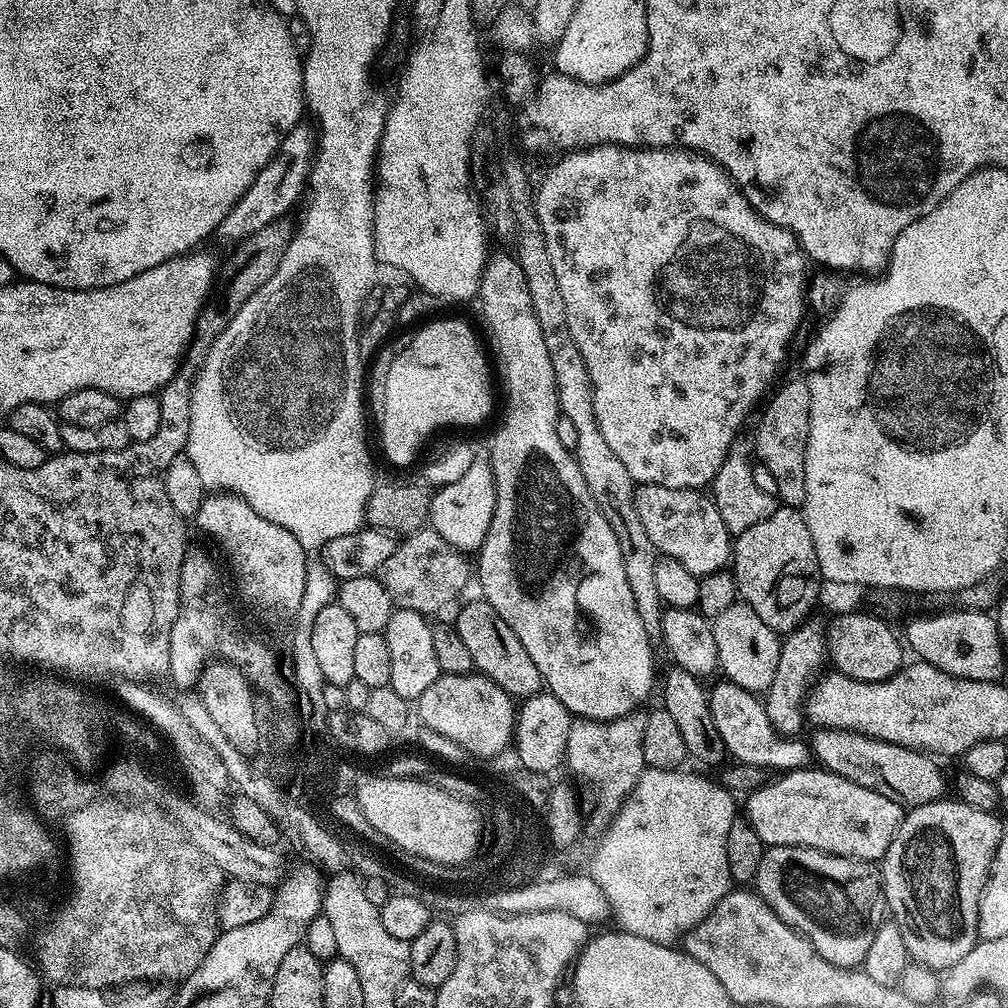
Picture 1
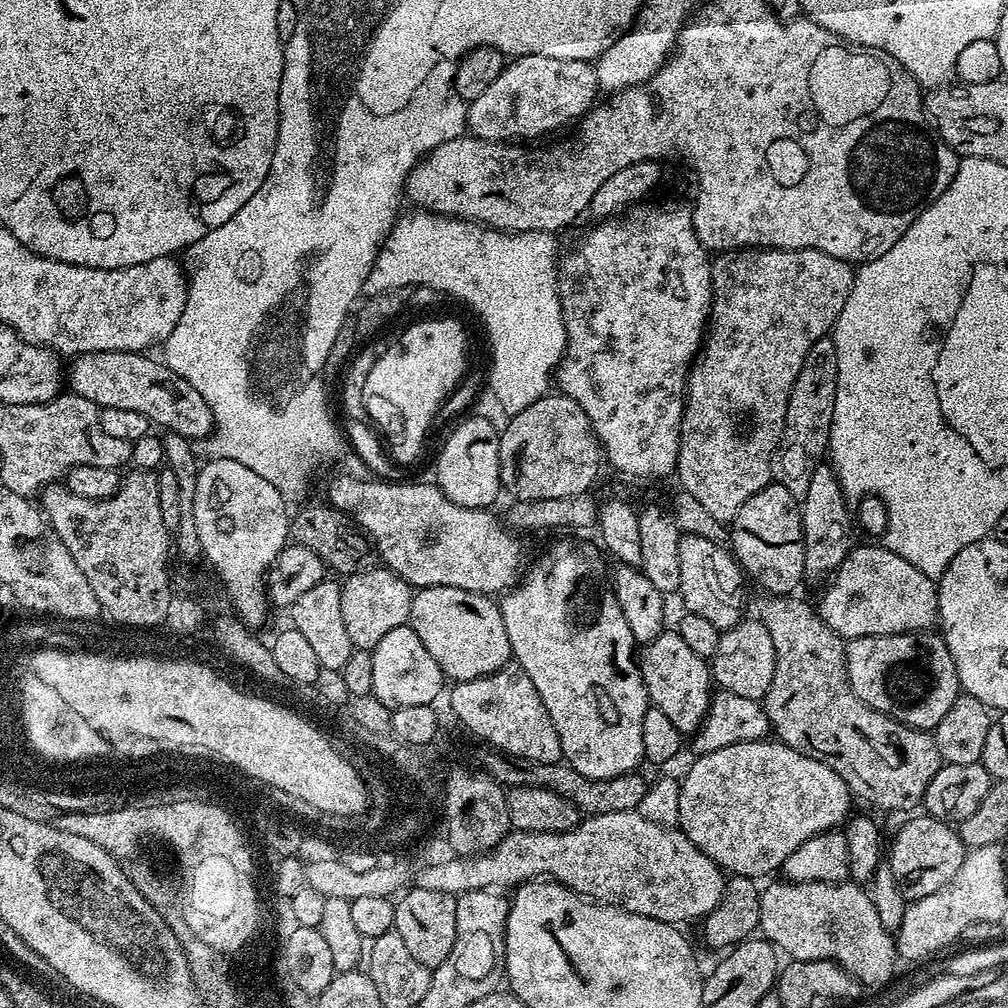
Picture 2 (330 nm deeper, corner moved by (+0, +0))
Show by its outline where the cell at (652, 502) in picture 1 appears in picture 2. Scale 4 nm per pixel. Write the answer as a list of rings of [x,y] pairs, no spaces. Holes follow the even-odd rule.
[[[681,535],[678,563],[682,573],[678,599],[684,603],[683,611],[693,612],[708,619],[718,629],[732,628],[745,619],[744,588],[746,576],[735,555],[723,543],[710,538]]]

